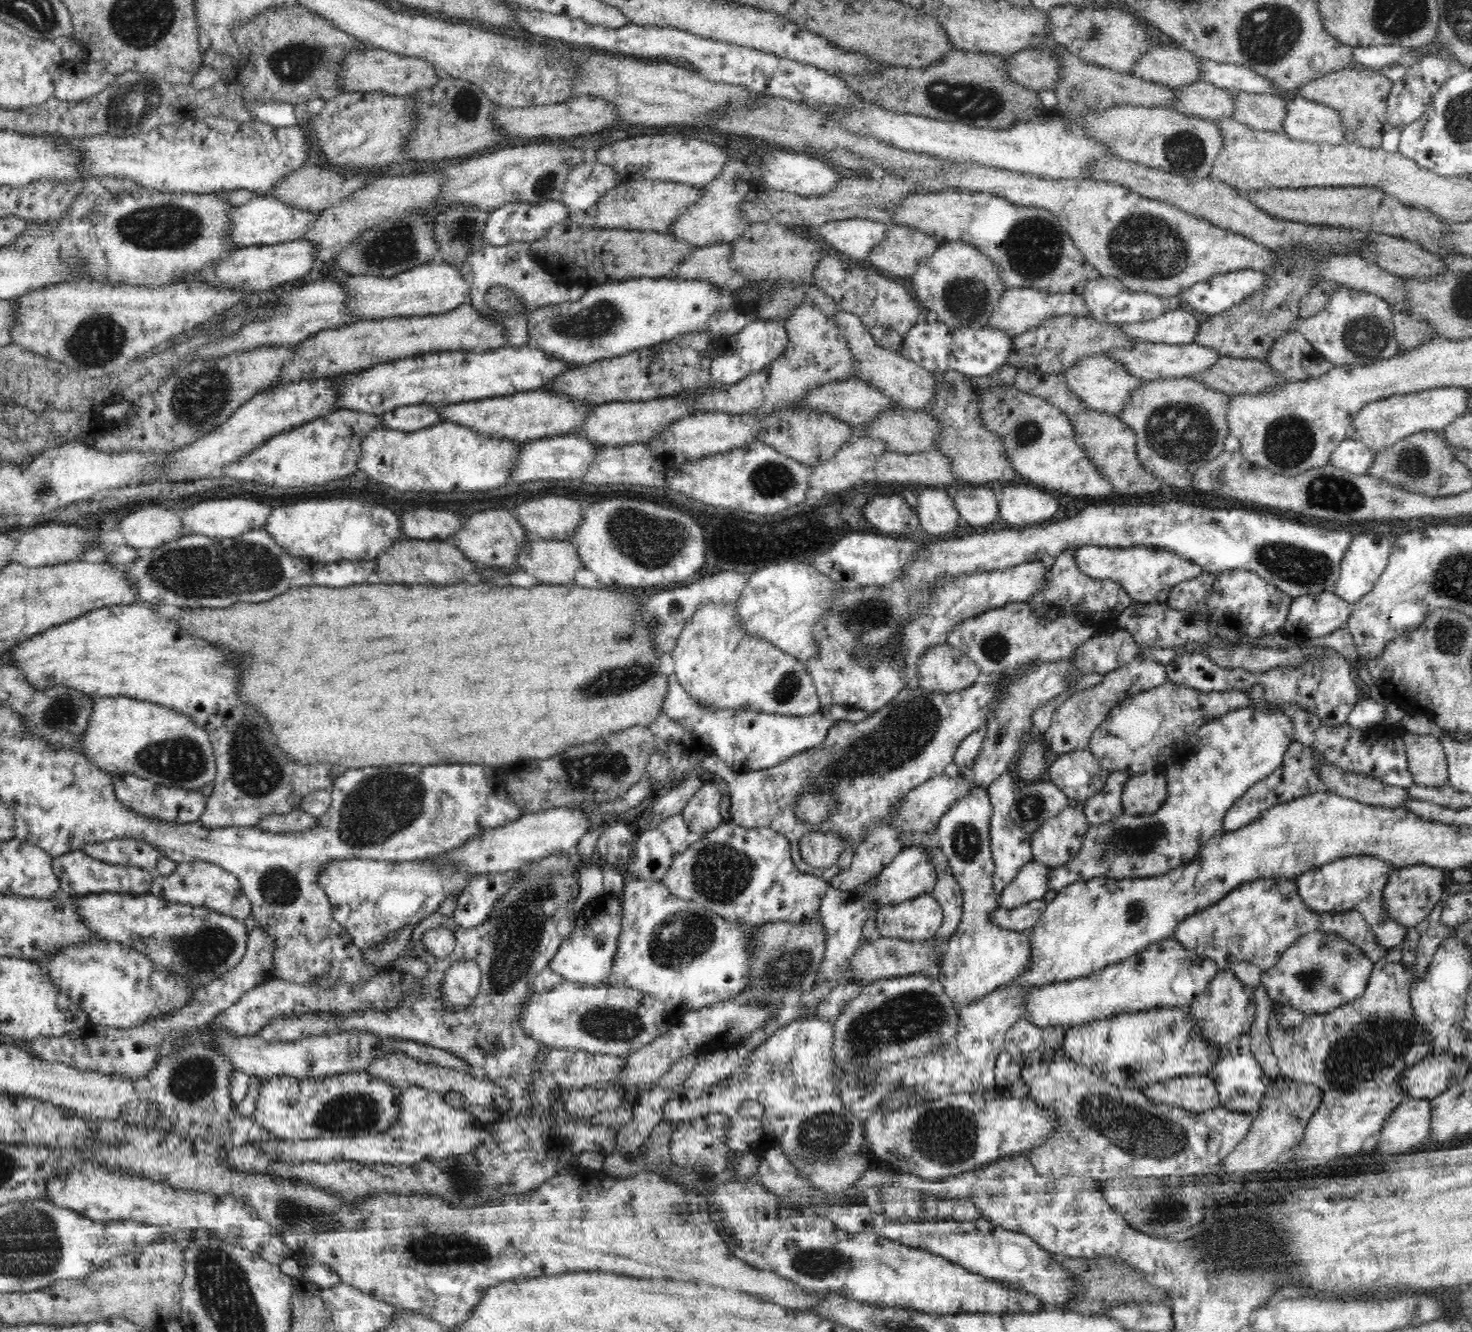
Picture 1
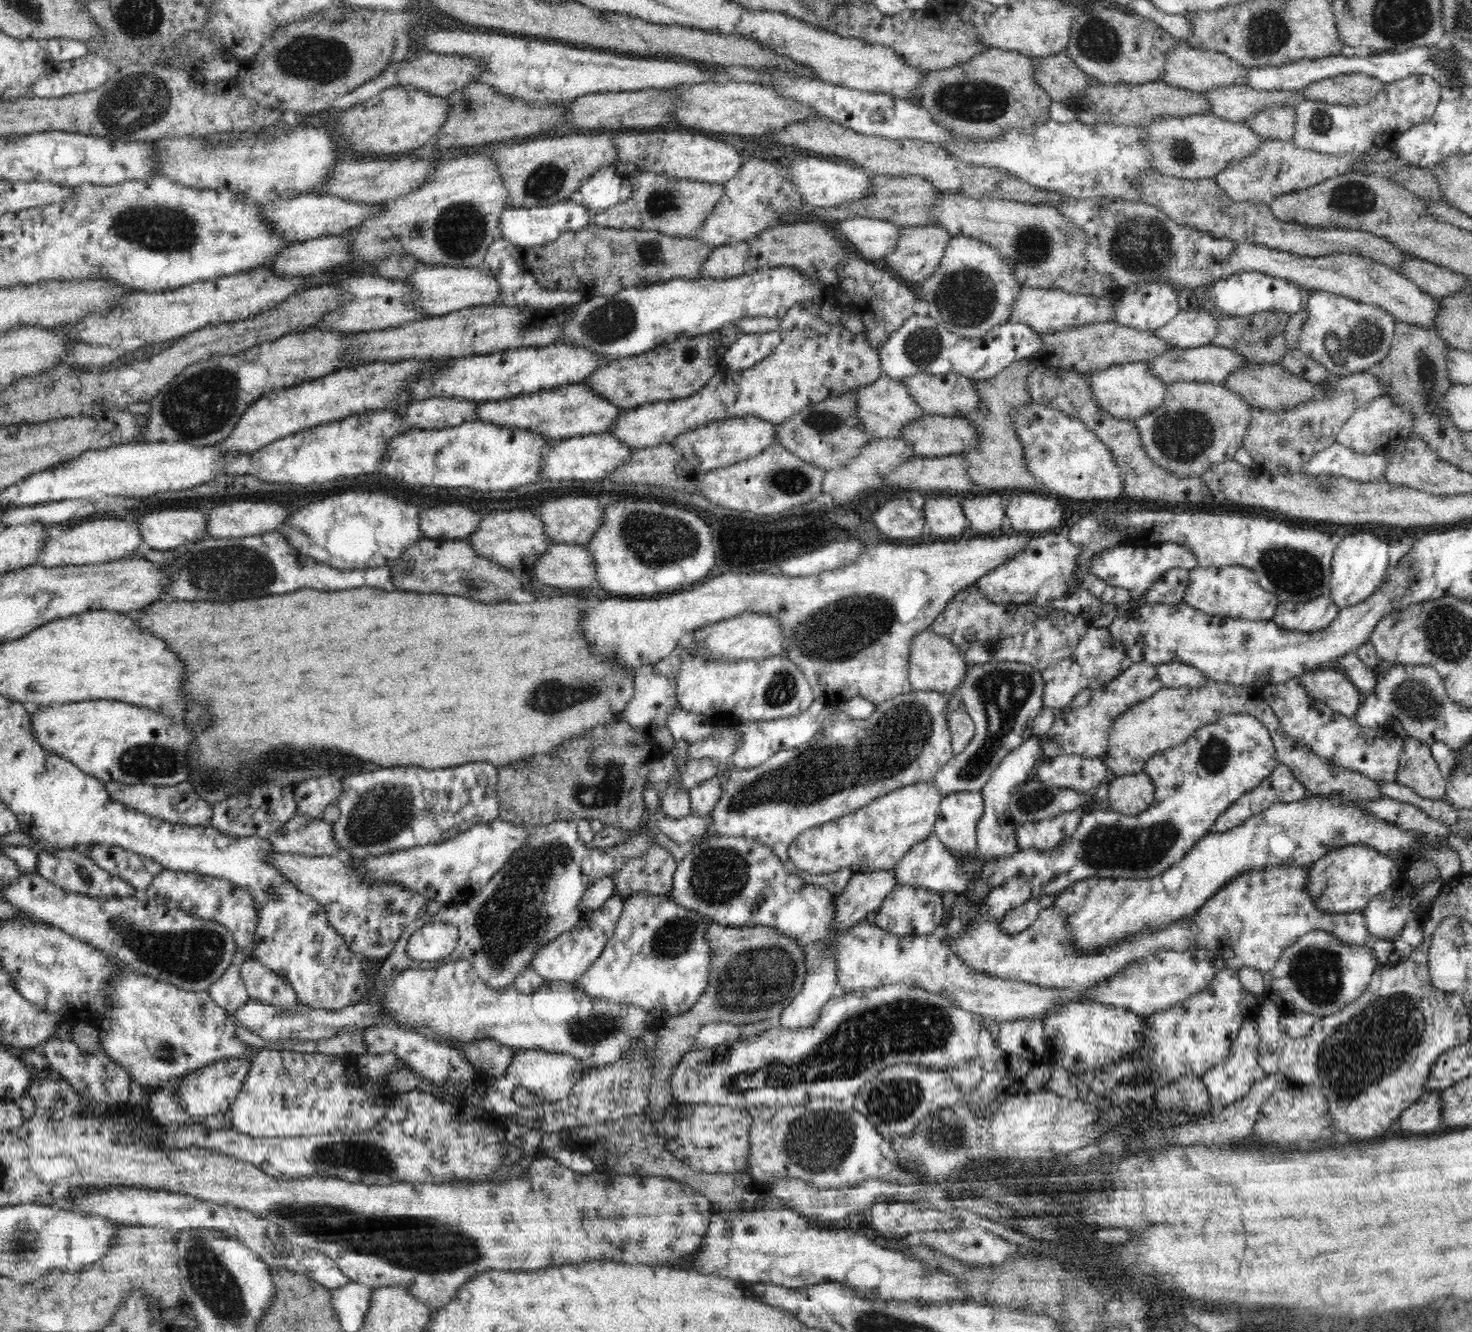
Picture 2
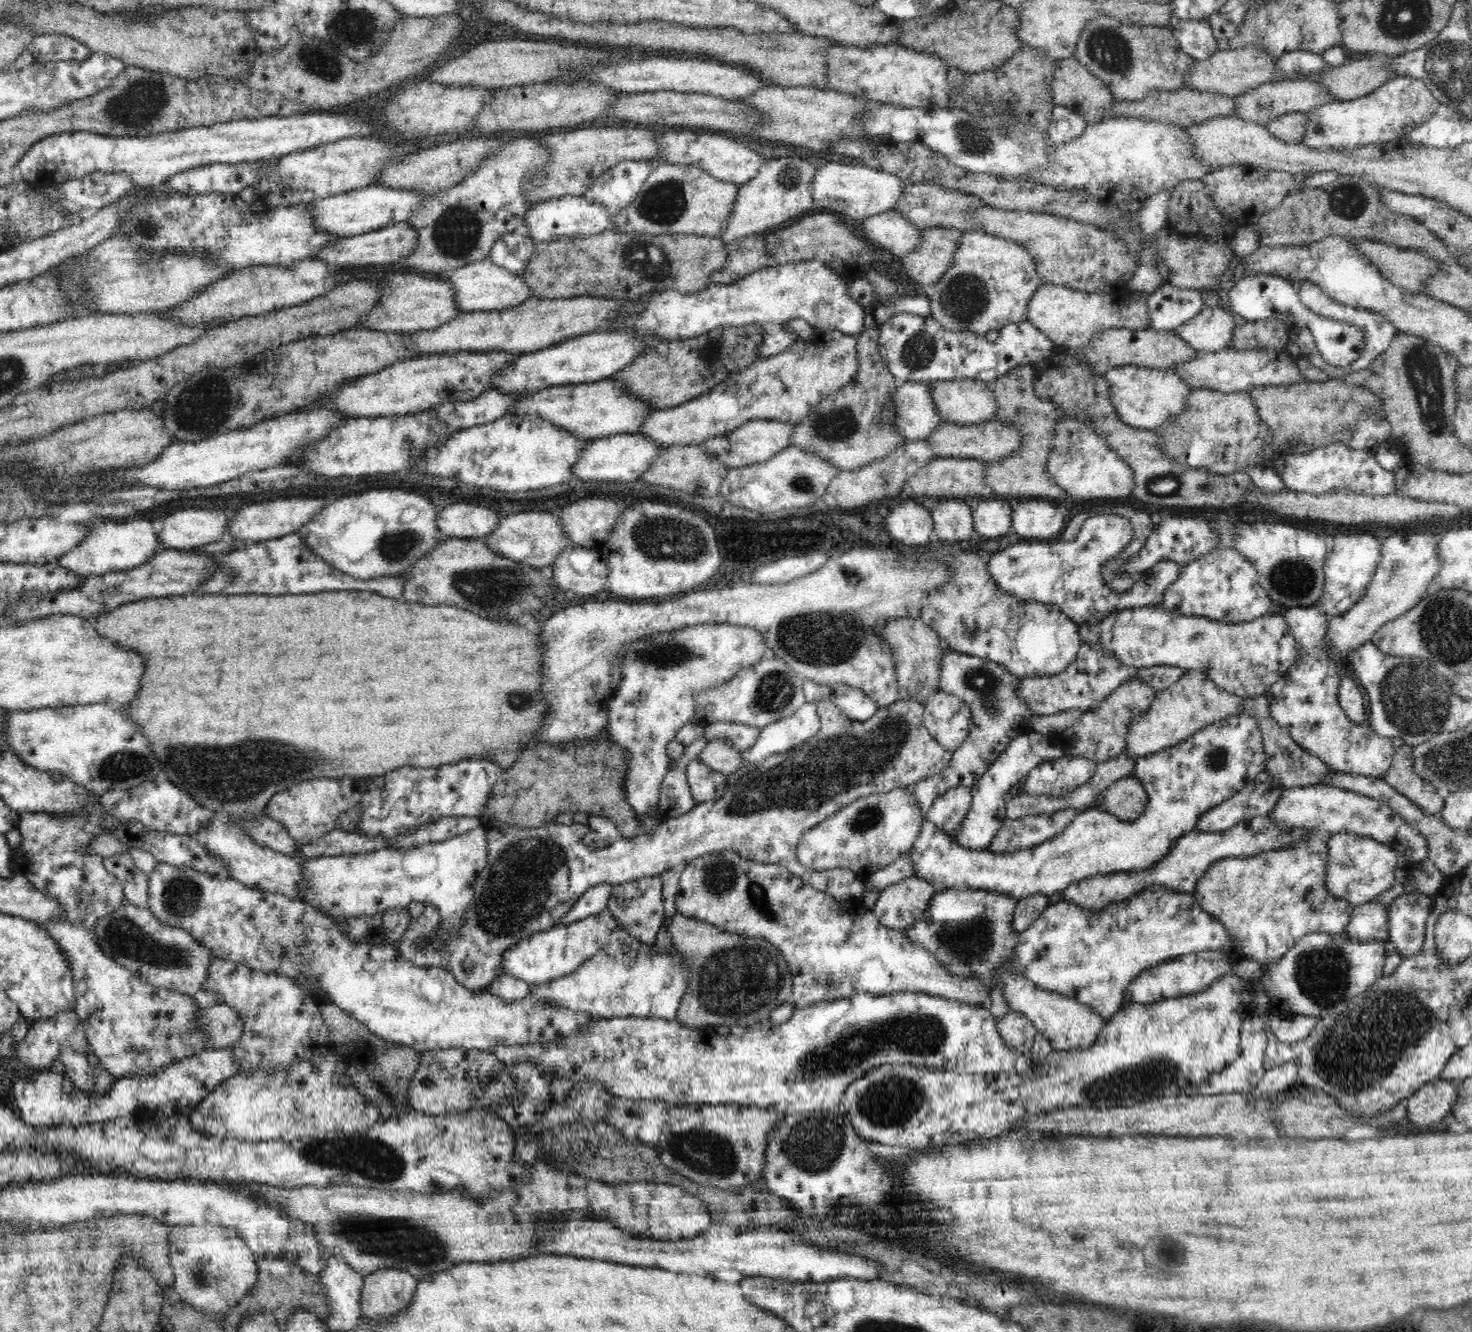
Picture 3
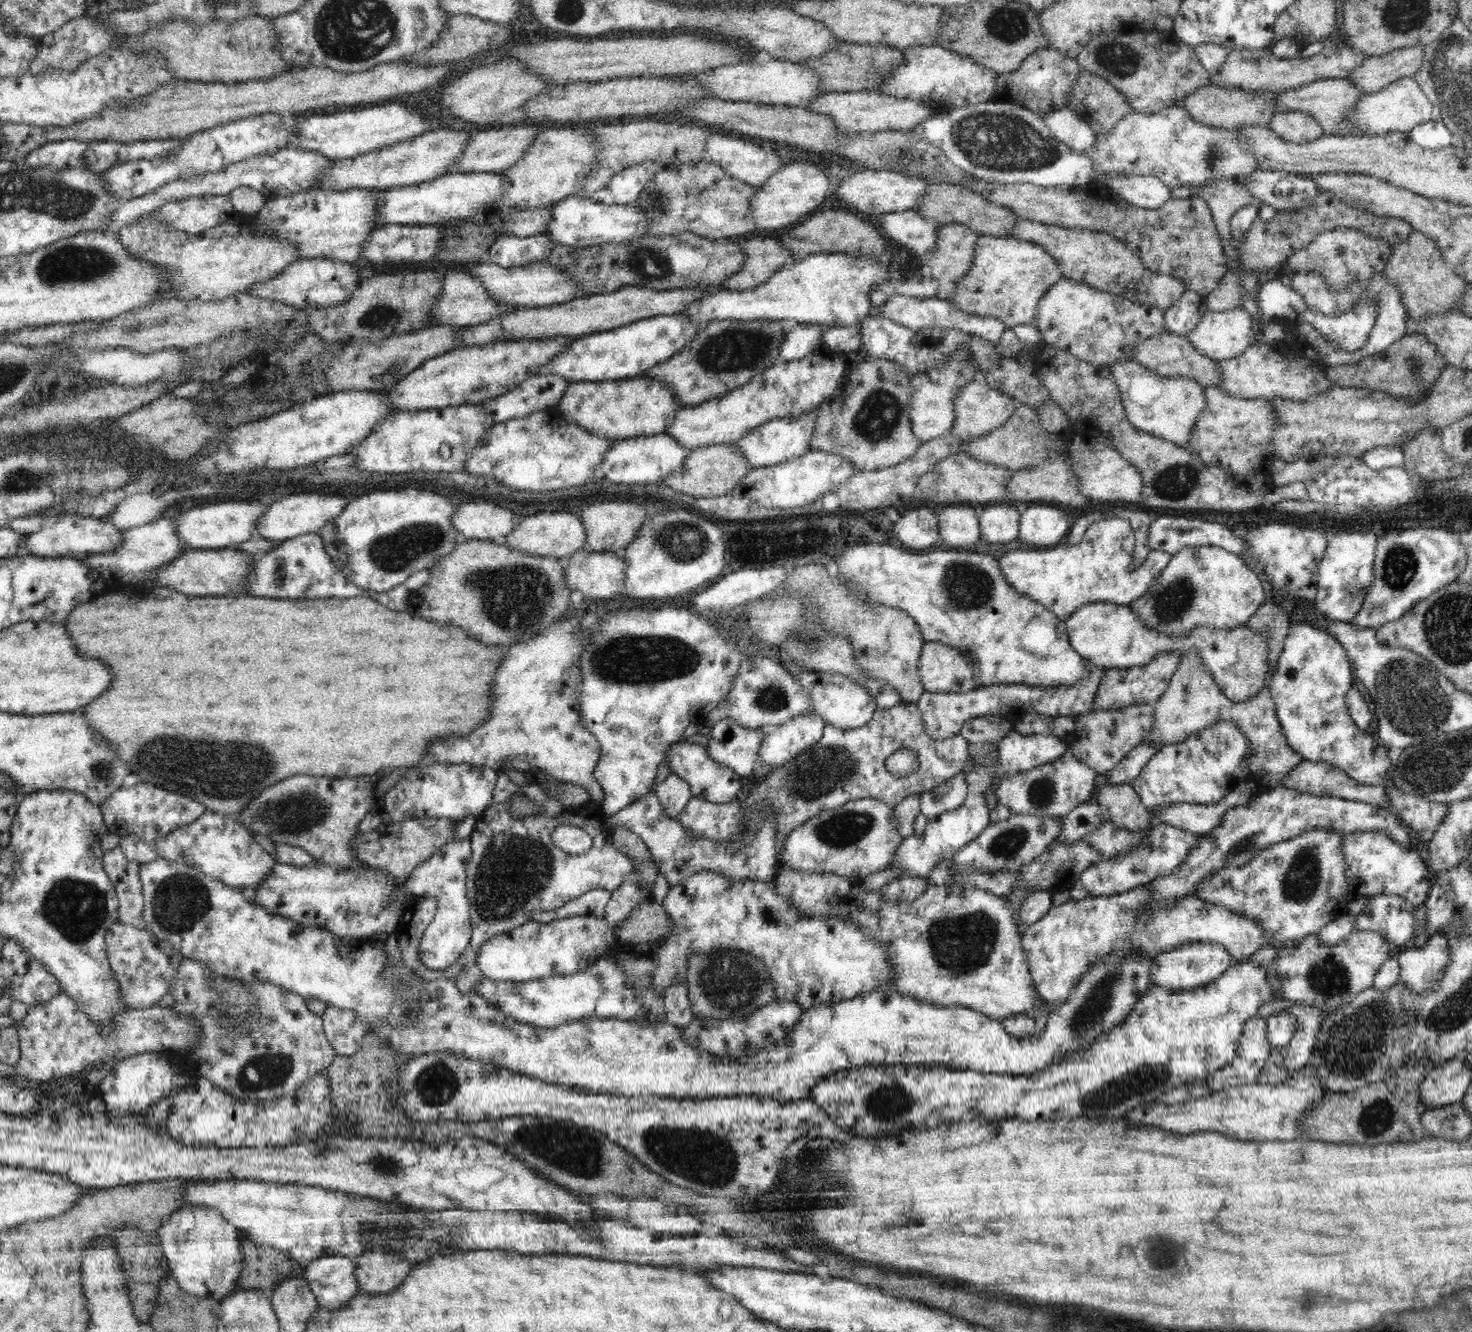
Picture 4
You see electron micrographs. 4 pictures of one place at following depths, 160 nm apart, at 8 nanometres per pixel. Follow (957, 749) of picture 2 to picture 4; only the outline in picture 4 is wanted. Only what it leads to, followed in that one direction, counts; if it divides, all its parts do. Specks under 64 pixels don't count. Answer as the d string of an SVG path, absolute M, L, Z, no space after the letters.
M1088 660L1086 676L1072 686L1062 688L1044 688L1043 686L1026 686L1025 684L992 684L988 688L976 688L965 693L928 692L920 696L916 703L922 713L924 729L932 739L959 738L962 725L967 720L985 715L1019 717L1028 711L1050 715L1054 718L1062 716L1080 716L1092 711L1096 698L1098 683L1101 681L1105 668L1096 666Z

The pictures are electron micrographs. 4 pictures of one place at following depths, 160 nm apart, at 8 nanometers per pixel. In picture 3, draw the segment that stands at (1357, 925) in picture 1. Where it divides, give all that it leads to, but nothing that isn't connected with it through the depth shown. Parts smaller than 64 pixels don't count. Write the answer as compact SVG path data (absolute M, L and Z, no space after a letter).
M1318 834L1306 842L1292 843L1287 847L1261 852L1251 857L1226 857L1211 864L1193 888L1194 898L1204 911L1216 917L1228 933L1240 941L1244 958L1255 960L1266 967L1280 957L1303 936L1314 932L1344 935L1350 922L1353 904L1334 897L1326 887L1326 864L1328 864L1327 837Z

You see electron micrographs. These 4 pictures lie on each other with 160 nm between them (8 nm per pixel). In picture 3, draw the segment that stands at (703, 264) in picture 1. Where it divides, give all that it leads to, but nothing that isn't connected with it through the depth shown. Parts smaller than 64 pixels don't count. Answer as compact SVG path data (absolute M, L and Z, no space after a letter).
M748 235L728 243L728 262L722 270L712 272L714 284L732 284L752 272L769 266L770 255L766 251L764 237Z

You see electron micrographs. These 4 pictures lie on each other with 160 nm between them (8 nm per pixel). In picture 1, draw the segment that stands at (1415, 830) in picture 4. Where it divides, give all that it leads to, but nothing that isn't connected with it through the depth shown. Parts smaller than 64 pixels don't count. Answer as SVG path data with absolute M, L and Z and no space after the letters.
M1404 731L1403 740L1414 785L1438 788L1449 784L1446 753L1439 738Z

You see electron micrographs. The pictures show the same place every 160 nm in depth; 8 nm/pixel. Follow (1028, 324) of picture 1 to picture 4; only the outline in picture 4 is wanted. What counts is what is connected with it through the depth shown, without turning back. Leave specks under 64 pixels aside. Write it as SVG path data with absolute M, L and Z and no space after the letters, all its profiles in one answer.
M1061 277L1040 298L1035 324L1044 344L1064 349L1096 367L1109 368L1116 362L1132 360L1138 342L1166 332L1163 309L1136 304L1122 295L1110 294L1066 277Z

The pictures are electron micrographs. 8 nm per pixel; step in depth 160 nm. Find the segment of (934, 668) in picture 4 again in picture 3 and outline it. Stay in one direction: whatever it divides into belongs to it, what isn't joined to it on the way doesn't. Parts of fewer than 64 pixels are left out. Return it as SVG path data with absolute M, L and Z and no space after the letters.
M948 648L943 650L939 661L941 666L939 687L968 704L971 711L971 727L964 742L952 752L950 764L938 776L921 780L911 787L921 814L927 814L934 800L948 788L956 785L971 788L1015 736L1032 731L1030 726L1032 710L1024 701L1018 699L1017 688L1022 678L1012 676L1002 664Z

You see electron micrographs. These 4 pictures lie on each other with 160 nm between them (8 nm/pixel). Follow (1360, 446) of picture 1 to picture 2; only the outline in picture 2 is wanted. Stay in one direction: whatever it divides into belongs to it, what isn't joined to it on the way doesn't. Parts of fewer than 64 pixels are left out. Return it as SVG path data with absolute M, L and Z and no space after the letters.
M1338 442L1331 444L1312 457L1307 463L1301 464L1301 473L1308 476L1322 476L1322 474L1333 474L1343 476L1358 482L1376 482L1384 480L1386 472L1387 457L1385 455L1356 452Z

